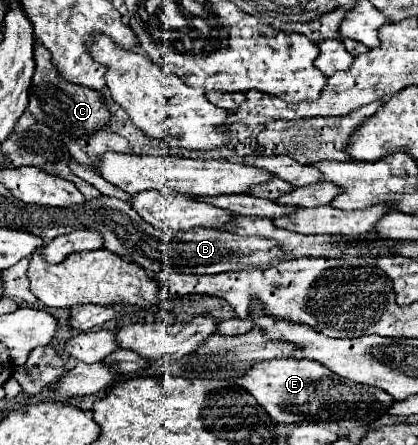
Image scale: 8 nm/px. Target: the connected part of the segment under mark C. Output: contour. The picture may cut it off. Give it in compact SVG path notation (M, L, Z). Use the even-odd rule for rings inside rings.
M40 41L34 45L34 59L36 59L36 71L30 85L30 105L28 111L36 117L40 125L46 125L54 131L54 135L70 137L70 139L86 139L98 129L106 127L110 121L110 111L102 99L102 93L74 85L58 75L54 65L50 63L50 53L42 47Z

